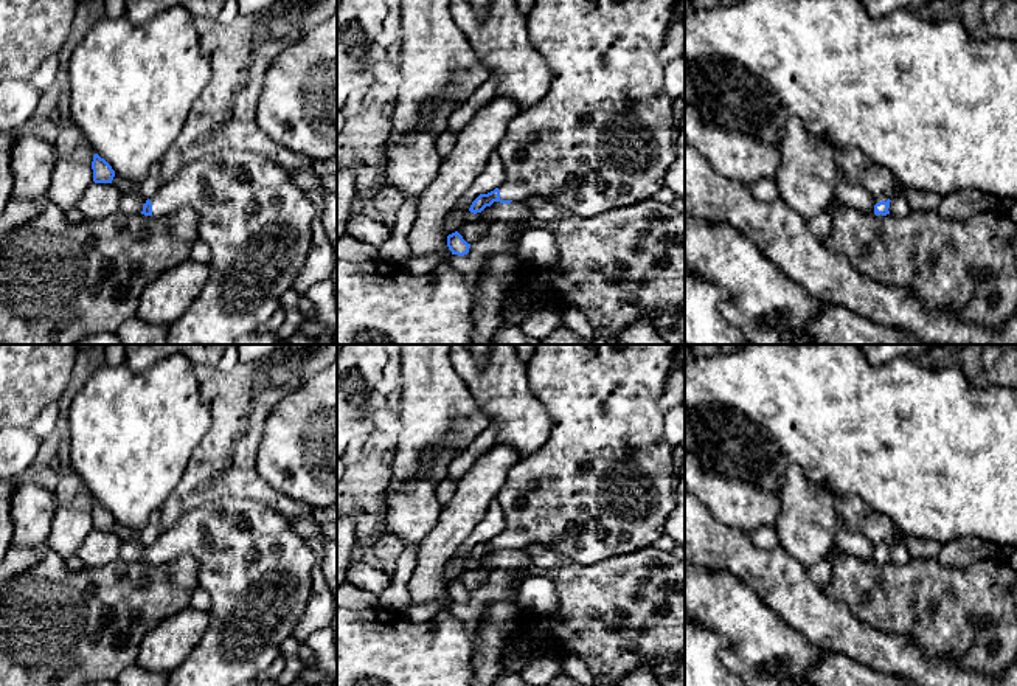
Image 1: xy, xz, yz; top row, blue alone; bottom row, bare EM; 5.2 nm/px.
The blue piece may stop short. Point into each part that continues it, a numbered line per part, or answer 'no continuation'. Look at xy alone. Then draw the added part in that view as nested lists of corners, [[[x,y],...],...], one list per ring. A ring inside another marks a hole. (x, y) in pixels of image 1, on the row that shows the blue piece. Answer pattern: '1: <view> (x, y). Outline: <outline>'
1: xy (260, 225). Outline: [[[219,151],[183,166],[148,199],[152,217],[191,206],[199,216],[199,237],[211,248],[208,279],[191,306],[169,326],[168,345],[236,345],[244,335],[256,332],[279,309],[314,244],[315,206],[295,185],[289,169],[255,152]]]

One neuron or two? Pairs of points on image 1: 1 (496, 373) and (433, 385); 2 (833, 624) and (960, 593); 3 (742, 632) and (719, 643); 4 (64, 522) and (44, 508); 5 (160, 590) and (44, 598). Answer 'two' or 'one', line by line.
1: two
2: two
3: two
4: two
5: one

